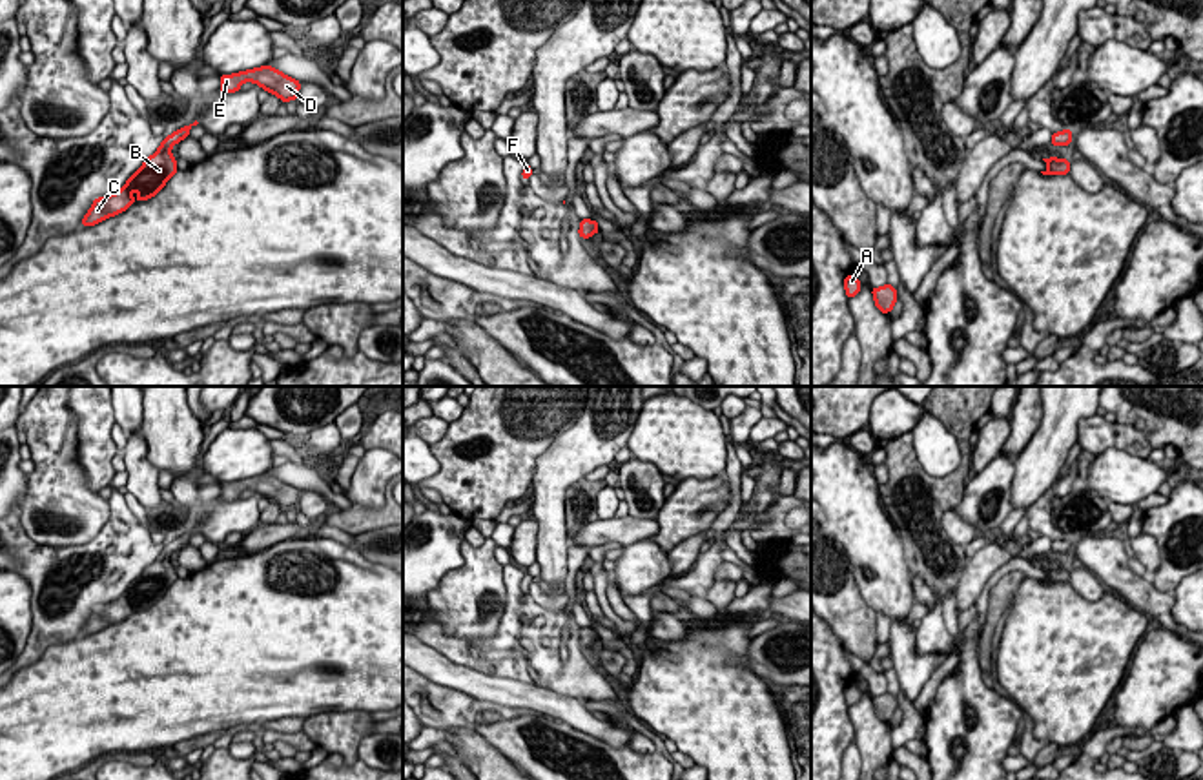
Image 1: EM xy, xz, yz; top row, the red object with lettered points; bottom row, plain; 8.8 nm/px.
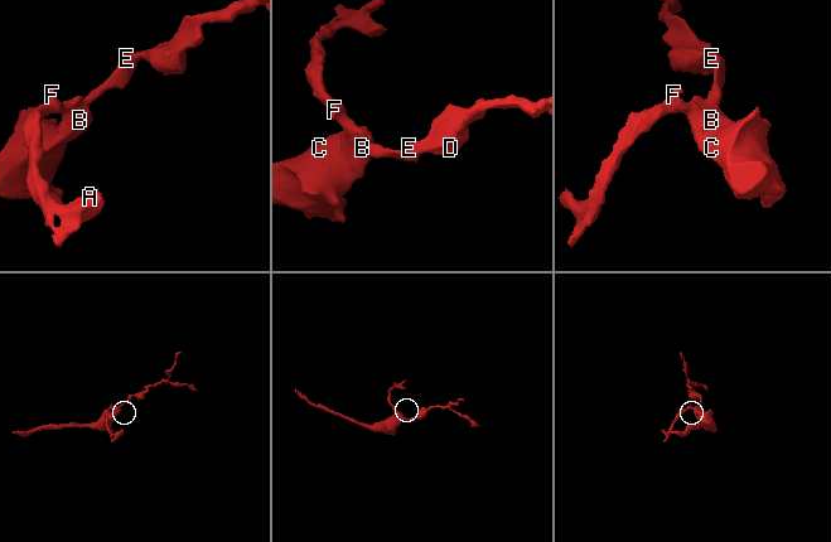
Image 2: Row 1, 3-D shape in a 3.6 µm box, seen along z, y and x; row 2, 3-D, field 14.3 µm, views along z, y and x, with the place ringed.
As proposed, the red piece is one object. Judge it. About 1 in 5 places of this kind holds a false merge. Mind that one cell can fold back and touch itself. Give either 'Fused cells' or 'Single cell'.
Single cell

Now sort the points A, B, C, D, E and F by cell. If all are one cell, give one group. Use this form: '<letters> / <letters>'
A B C D E F

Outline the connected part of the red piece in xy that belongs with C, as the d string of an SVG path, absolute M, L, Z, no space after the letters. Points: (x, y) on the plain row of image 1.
M195 529L193 532L164 545L159 558L142 570L142 574L118 600L95 607L89 620L82 627L82 636L98 632L113 623L126 620L135 611L131 605L135 598L139 600L139 611L157 603L179 578L177 569L171 563L171 556L186 547L190 538L197 532L199 530Z

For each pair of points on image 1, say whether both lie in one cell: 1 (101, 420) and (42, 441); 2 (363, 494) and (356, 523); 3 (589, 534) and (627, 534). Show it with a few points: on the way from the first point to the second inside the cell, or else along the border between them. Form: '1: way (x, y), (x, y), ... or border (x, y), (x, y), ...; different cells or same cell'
1: border (68, 405), (77, 418), (77, 461), (84, 471); different cells
2: border (350, 500), (369, 507), (383, 505); different cells
3: way (598, 534), (618, 534); same cell

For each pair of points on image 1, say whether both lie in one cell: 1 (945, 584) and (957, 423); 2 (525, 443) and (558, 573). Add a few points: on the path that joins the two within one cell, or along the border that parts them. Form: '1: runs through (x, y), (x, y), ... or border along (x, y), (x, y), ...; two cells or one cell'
1: runs through (934, 543), (934, 503), (957, 480), (965, 463); one cell
2: border along (556, 438), (536, 460), (529, 483); two cells

